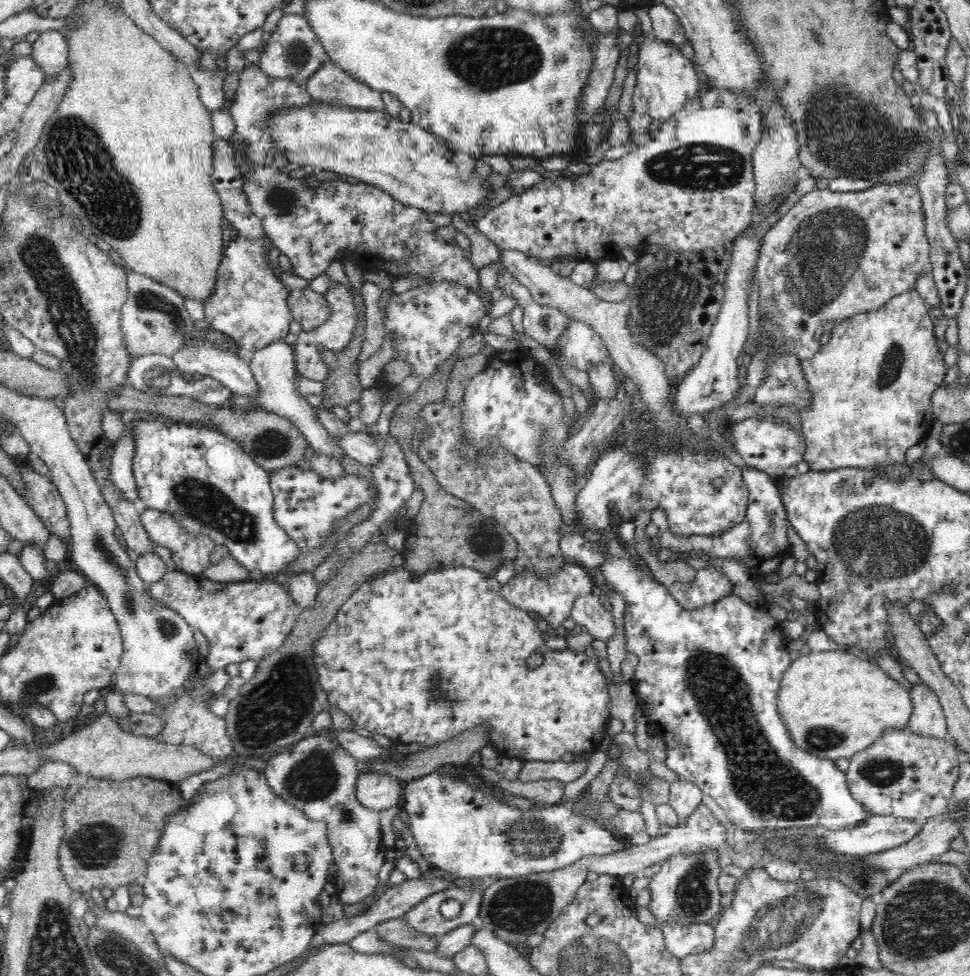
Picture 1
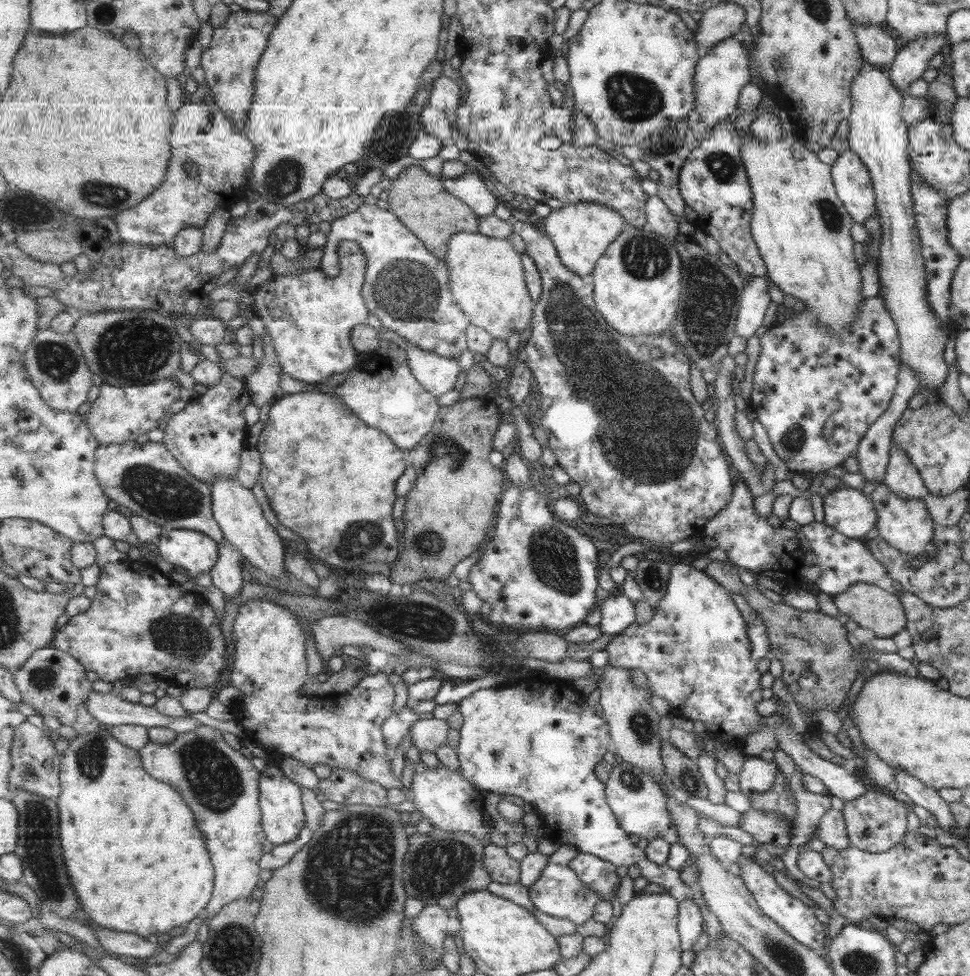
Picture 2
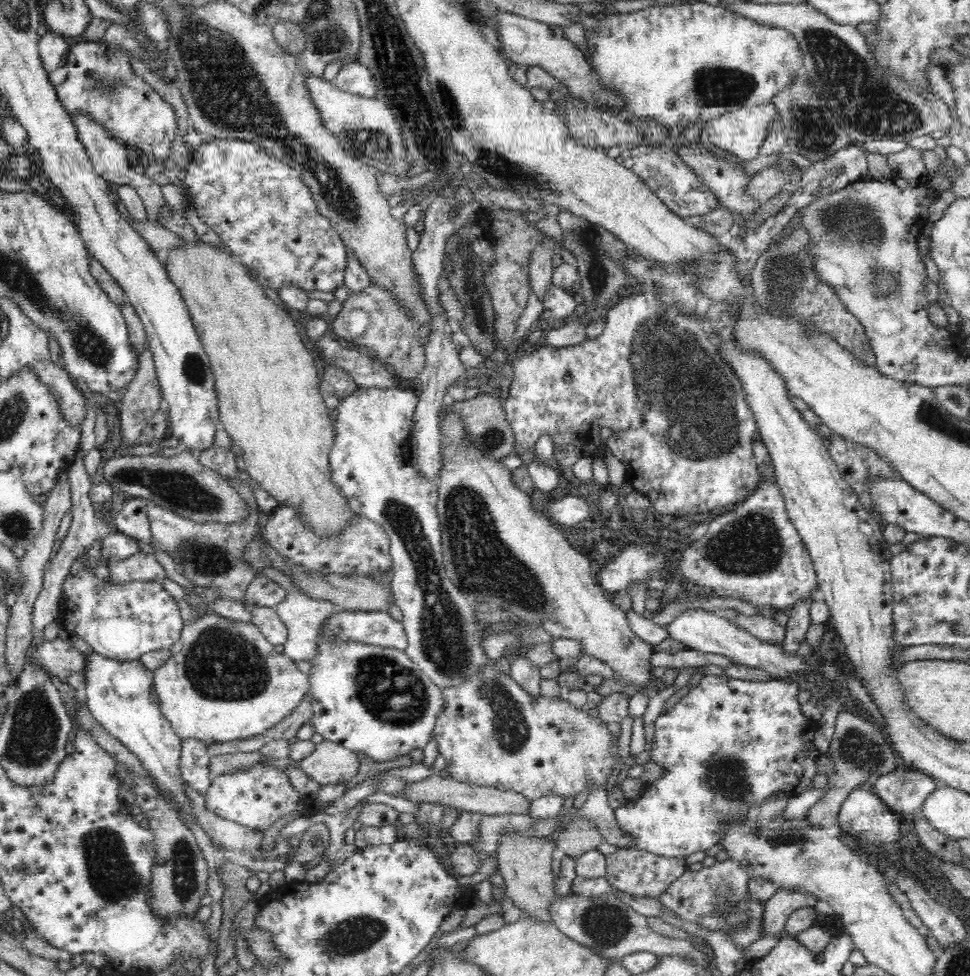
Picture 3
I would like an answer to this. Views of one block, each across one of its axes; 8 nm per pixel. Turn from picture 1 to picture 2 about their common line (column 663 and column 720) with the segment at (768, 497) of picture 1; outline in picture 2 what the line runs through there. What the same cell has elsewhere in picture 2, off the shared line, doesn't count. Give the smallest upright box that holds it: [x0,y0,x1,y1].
[700,483,894,598]

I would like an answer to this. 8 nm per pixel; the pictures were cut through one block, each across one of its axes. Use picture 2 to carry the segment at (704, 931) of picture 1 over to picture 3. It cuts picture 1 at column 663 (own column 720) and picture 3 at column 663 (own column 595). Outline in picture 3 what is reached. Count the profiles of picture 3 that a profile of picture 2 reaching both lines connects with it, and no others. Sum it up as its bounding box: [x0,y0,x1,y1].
[615,674,822,857]

